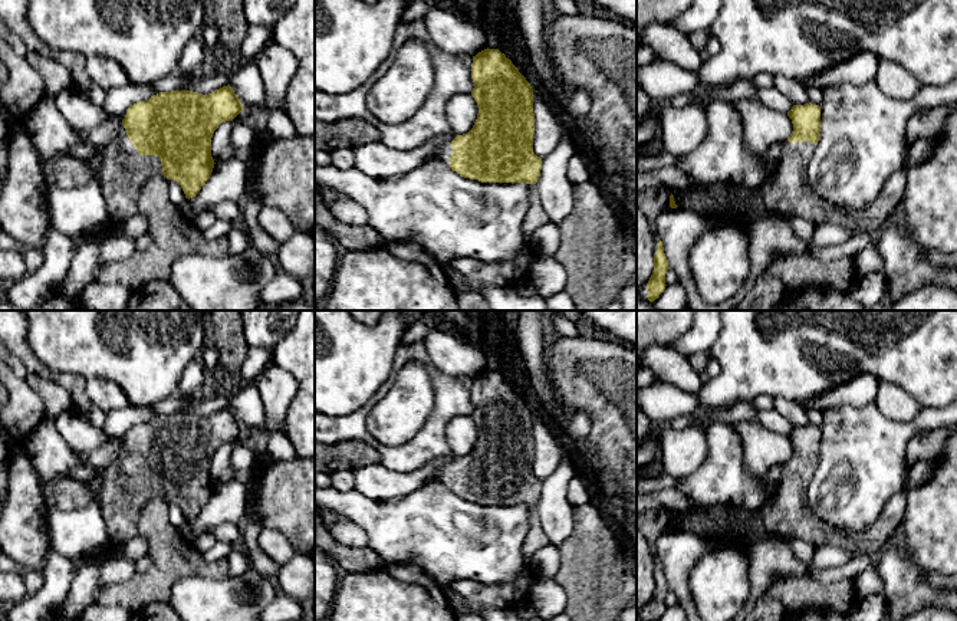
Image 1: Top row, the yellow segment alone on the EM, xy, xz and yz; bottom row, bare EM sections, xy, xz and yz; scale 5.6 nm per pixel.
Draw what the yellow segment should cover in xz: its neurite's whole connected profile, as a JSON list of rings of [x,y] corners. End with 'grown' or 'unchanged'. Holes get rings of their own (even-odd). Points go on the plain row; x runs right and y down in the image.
[[[484,371],[473,378],[471,417],[478,428],[473,450],[441,467],[437,477],[450,483],[450,490],[464,500],[481,505],[536,506],[542,480],[533,474],[533,411],[519,391],[499,371]]]; grown

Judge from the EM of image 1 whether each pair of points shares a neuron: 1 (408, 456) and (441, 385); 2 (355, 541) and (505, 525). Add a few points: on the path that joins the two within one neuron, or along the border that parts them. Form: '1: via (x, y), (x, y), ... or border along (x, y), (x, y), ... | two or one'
1: via (426, 439), (434, 430), (441, 416), (441, 403) | one
2: border along (341, 518), (351, 519), (365, 532), (367, 546) | two

